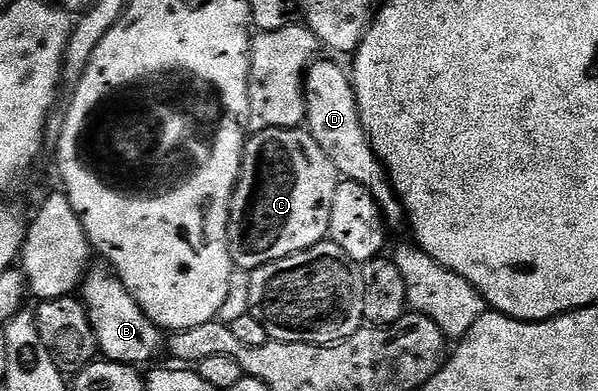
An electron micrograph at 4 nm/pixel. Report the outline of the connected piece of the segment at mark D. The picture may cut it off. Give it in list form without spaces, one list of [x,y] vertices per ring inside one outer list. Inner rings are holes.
[[[320,57],[304,72],[304,118],[306,130],[318,141],[318,149],[330,157],[337,176],[354,181],[374,197],[387,230],[396,231],[406,223],[406,212],[392,188],[388,171],[374,153],[358,109],[356,94],[352,88],[349,72],[336,63]]]

